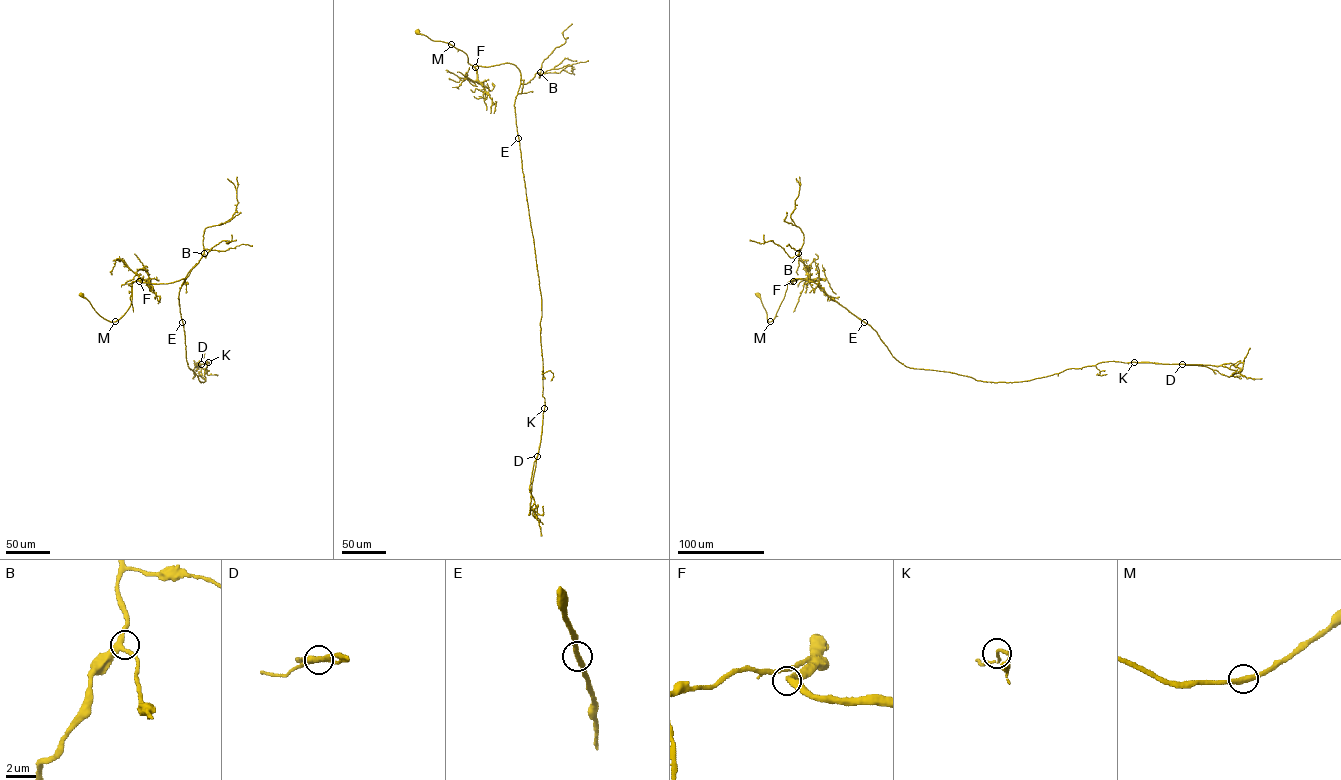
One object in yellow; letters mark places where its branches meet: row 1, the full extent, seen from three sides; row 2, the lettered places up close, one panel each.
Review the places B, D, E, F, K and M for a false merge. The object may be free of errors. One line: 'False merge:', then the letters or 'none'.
False merge: D

